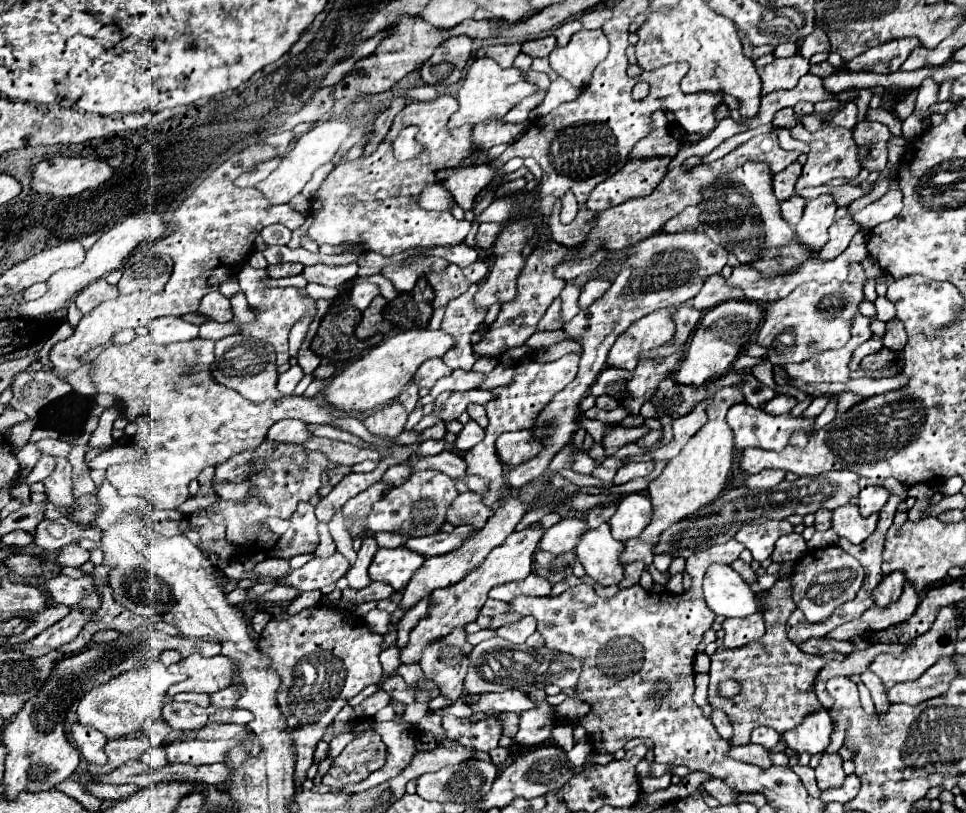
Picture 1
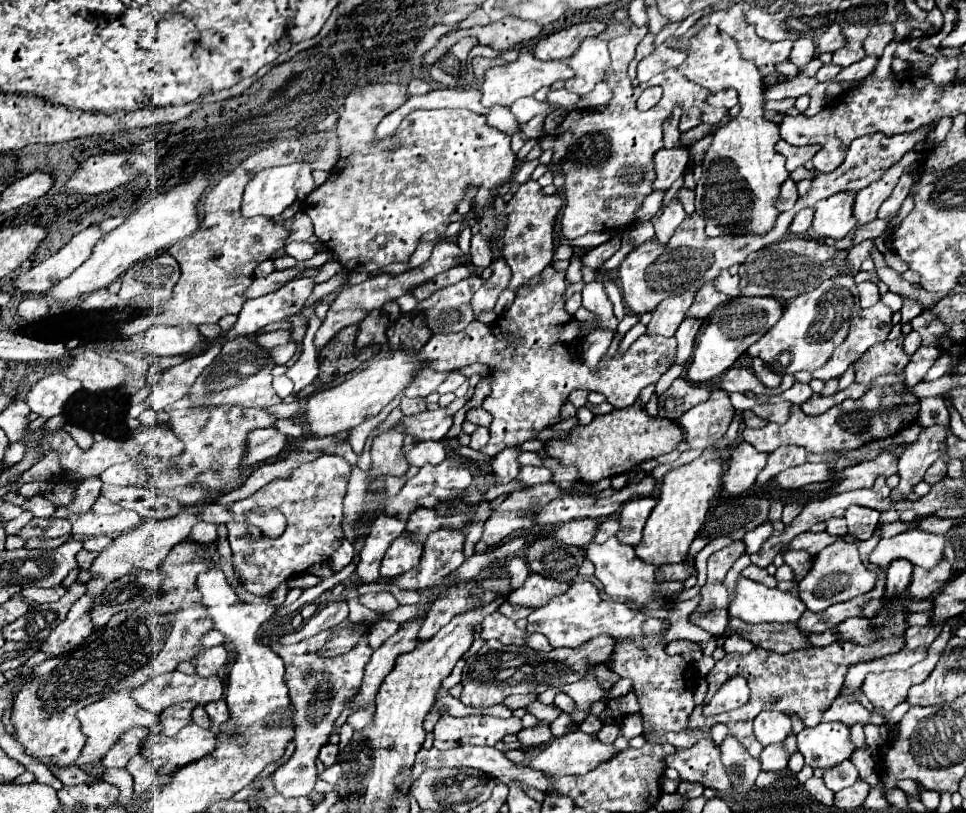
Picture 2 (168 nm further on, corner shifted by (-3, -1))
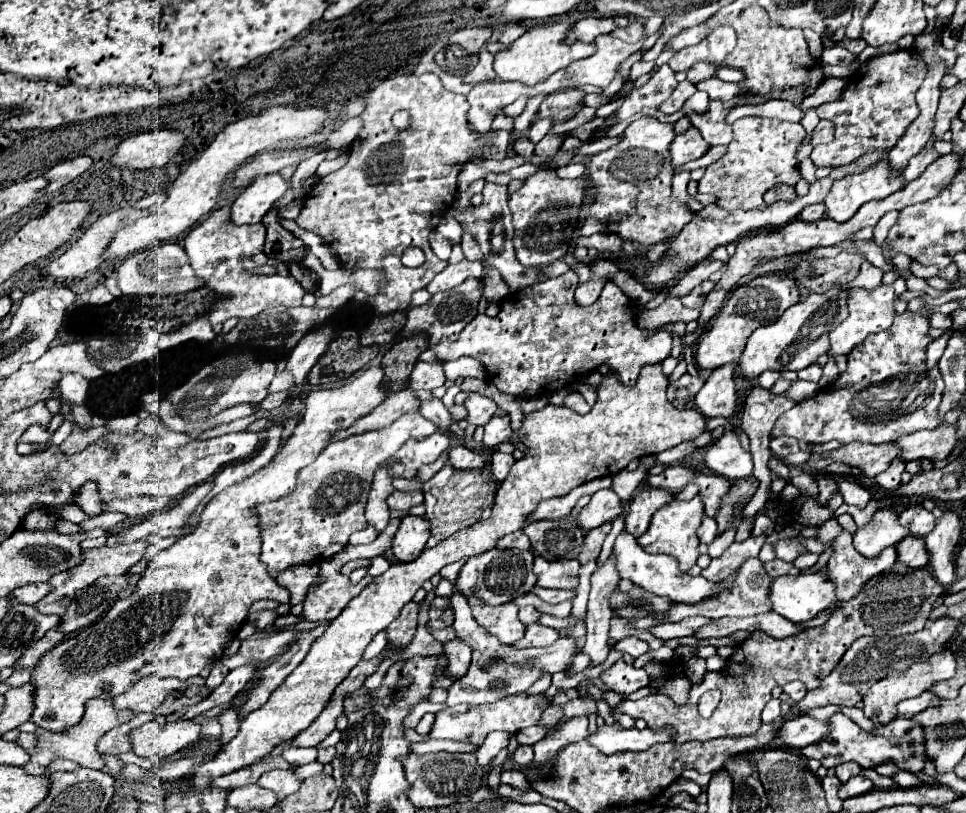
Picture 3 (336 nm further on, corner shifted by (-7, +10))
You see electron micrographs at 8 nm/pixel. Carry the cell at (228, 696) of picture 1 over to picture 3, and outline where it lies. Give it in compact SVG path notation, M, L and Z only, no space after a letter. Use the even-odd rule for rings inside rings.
M234 708L224 710L224 712L218 716L218 722L220 722L220 726L222 726L222 744L226 744L226 742L230 742L230 740L236 736L236 730L238 730L236 710L234 710Z

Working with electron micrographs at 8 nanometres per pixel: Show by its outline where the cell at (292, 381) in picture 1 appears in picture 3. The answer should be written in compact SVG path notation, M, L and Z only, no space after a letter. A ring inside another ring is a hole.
M282 370L280 374L274 376L272 384L270 384L270 392L278 392L278 390L290 390L294 386L294 378L288 370Z

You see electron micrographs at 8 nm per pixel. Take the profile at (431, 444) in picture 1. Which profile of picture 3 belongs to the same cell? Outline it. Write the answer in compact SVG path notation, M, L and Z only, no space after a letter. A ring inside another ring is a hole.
M434 432L422 440L410 440L388 462L394 478L414 478L418 468L438 460L450 448L450 438L444 432Z

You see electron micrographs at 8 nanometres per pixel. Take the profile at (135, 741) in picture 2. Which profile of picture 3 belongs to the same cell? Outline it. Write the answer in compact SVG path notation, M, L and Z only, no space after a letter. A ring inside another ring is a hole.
M136 714L130 722L124 722L116 728L112 728L110 732L106 732L100 742L98 742L98 750L100 754L124 754L132 750L132 742L130 742L130 732L146 722L150 722L154 718L154 714Z

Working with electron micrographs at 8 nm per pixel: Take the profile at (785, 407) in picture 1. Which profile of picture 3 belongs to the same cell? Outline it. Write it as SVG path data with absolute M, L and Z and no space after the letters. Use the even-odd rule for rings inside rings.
M812 364L812 366L804 368L804 370L798 370L798 378L800 378L800 380L818 382L818 380L820 380L820 376L822 376L822 368L820 368L818 364Z

